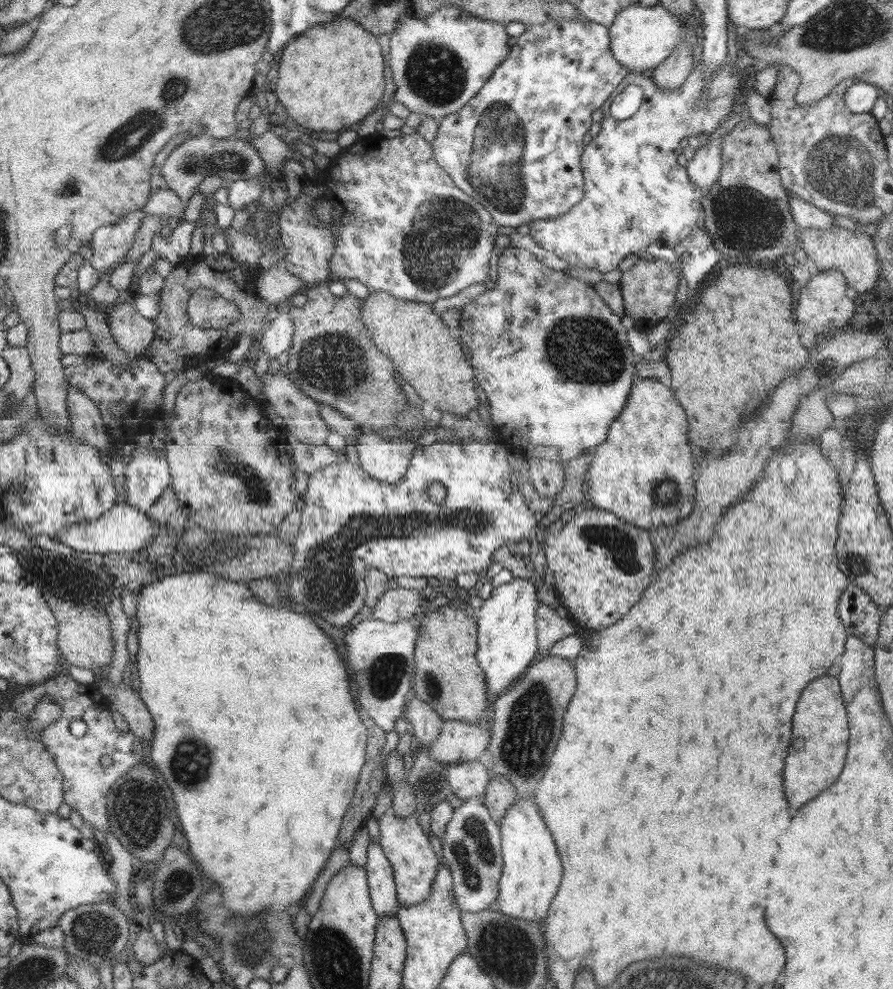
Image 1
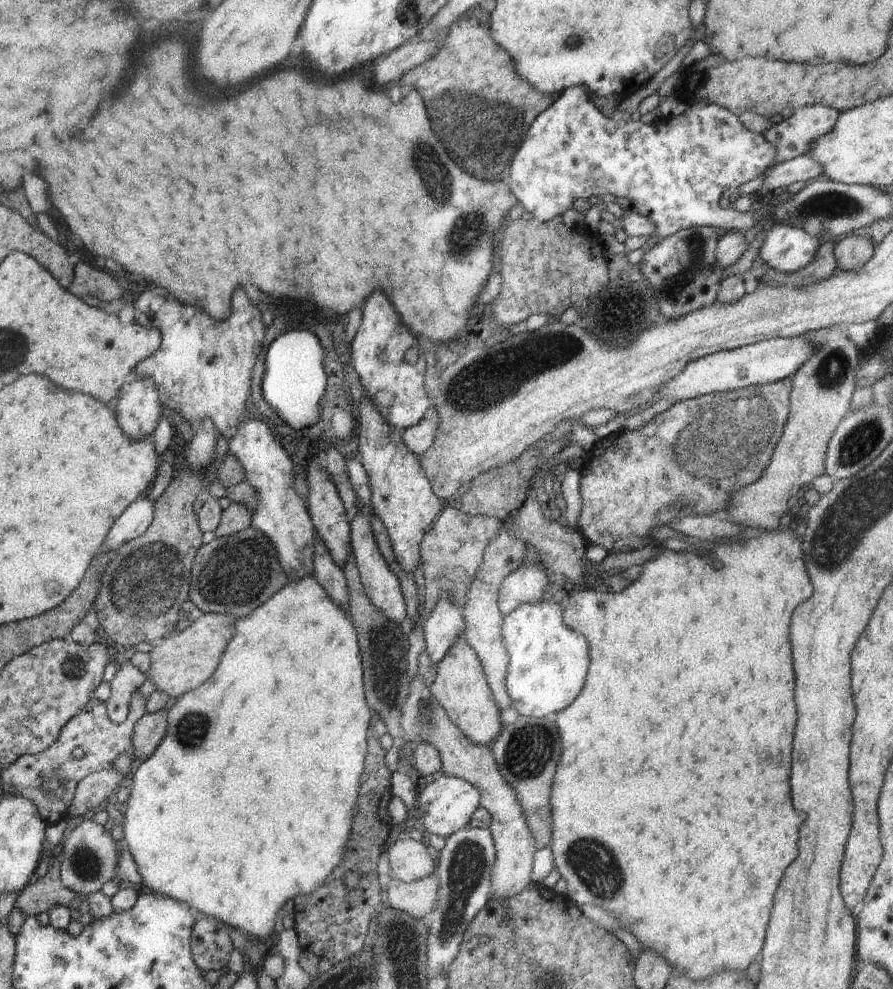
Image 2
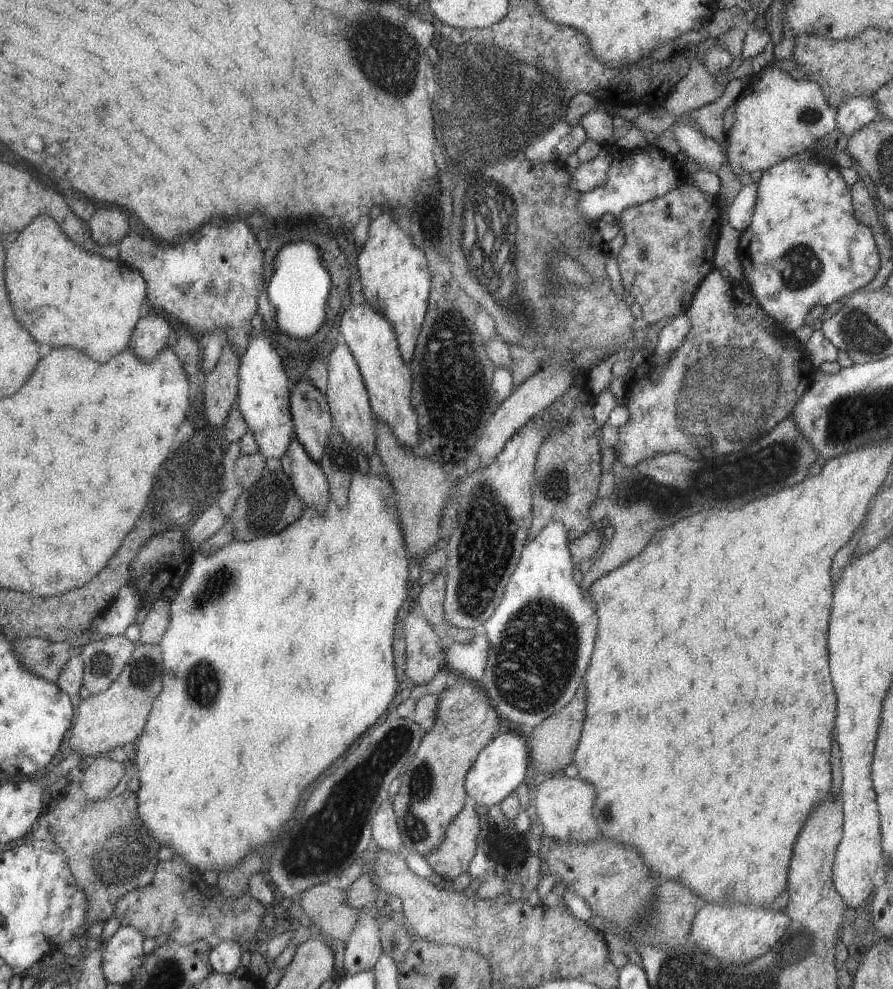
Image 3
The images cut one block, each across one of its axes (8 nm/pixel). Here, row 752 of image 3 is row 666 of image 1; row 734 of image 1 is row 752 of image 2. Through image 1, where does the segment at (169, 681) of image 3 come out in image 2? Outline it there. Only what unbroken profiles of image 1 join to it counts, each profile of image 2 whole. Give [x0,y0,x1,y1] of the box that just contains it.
[121,576,376,940]

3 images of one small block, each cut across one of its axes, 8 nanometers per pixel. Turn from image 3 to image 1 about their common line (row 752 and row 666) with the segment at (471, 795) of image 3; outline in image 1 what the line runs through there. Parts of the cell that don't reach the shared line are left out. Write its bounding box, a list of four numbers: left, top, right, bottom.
[476,578,542,698]

